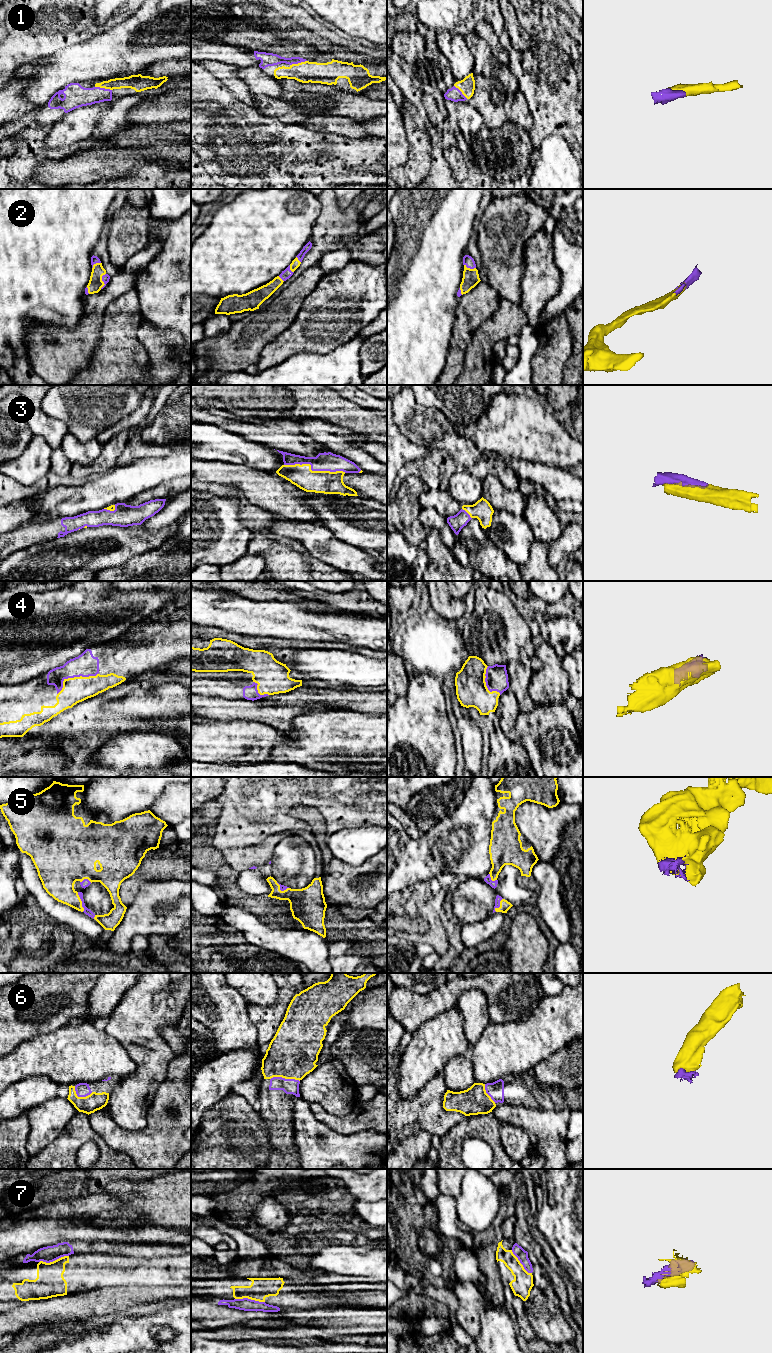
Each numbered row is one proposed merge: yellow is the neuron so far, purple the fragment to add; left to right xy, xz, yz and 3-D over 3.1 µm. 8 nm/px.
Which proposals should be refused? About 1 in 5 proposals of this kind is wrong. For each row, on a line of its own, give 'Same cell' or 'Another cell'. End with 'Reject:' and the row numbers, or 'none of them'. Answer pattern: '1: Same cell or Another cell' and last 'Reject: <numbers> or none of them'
1: Same cell
2: Same cell
3: Same cell
4: Same cell
5: Same cell
6: Same cell
7: Another cell
Reject: 7

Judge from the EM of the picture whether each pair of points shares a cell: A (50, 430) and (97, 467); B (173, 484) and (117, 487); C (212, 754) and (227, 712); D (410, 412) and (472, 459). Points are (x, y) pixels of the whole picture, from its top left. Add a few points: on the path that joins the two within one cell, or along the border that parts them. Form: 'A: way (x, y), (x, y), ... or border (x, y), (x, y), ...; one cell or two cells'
A: border (56, 418), (68, 432), (61, 445), (52, 450); two cells
B: border (180, 475), (163, 483); two cells
C: border (204, 718), (247, 722); two cells
D: way (425, 423), (457, 455); one cell

